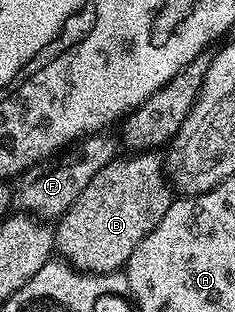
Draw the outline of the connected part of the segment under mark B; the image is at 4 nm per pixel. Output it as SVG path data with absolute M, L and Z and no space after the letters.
M131 152L126 156L116 156L89 180L85 192L77 196L54 229L58 253L70 265L89 274L122 271L137 244L161 224L161 216L169 212L173 201L173 187L162 153Z

